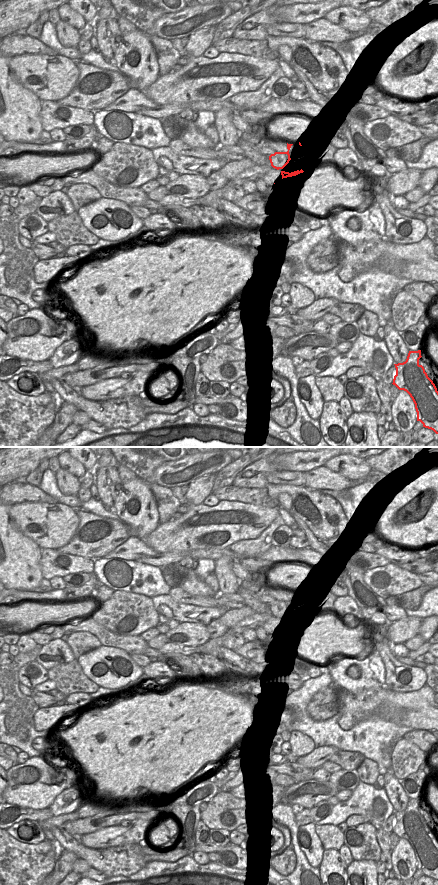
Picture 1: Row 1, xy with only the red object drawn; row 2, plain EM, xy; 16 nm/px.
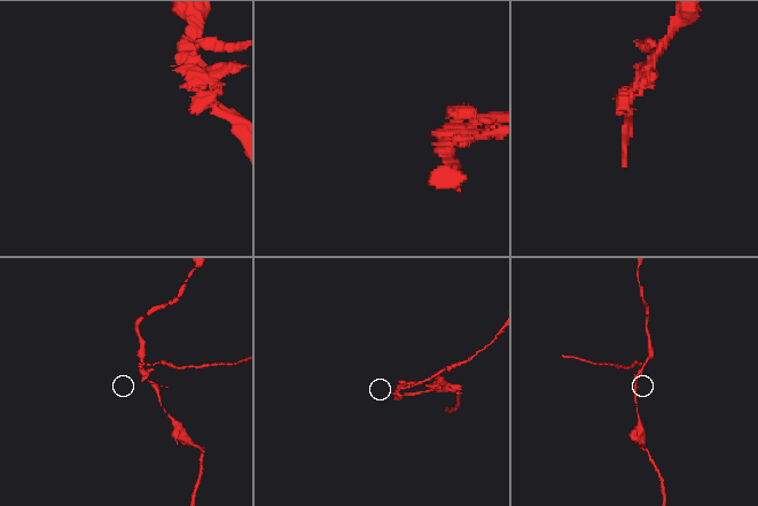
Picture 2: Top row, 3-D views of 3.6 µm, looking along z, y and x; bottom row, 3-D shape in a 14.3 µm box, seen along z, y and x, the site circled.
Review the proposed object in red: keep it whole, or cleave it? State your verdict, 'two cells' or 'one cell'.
one cell

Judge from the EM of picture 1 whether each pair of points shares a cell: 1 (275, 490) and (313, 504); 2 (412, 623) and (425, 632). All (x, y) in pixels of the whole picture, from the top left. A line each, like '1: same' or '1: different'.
1: same
2: different

